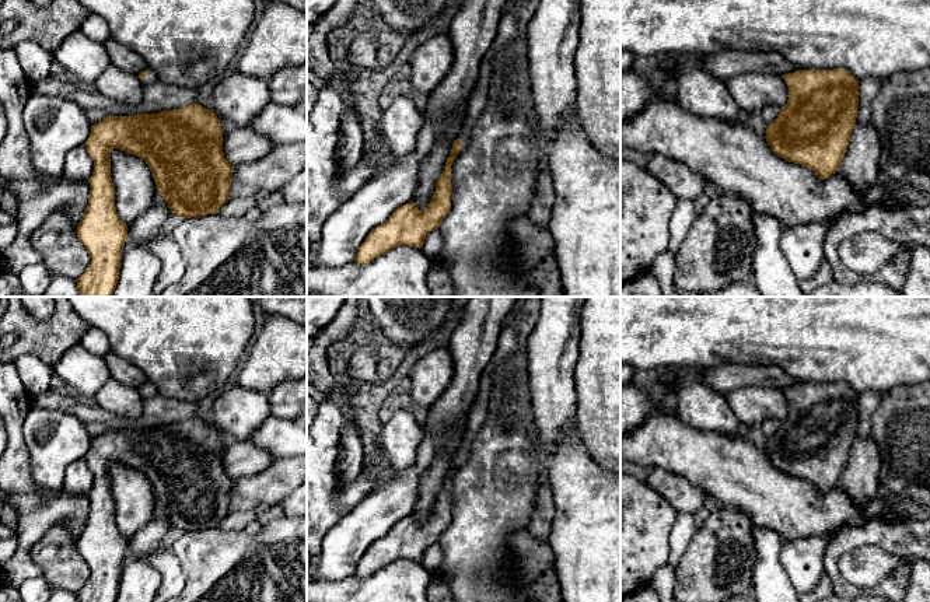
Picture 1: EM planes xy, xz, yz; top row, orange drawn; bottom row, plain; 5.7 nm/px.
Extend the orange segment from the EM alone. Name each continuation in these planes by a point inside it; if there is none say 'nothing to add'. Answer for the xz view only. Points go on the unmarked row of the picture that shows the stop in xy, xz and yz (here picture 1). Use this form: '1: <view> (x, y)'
1: xz (507, 345)

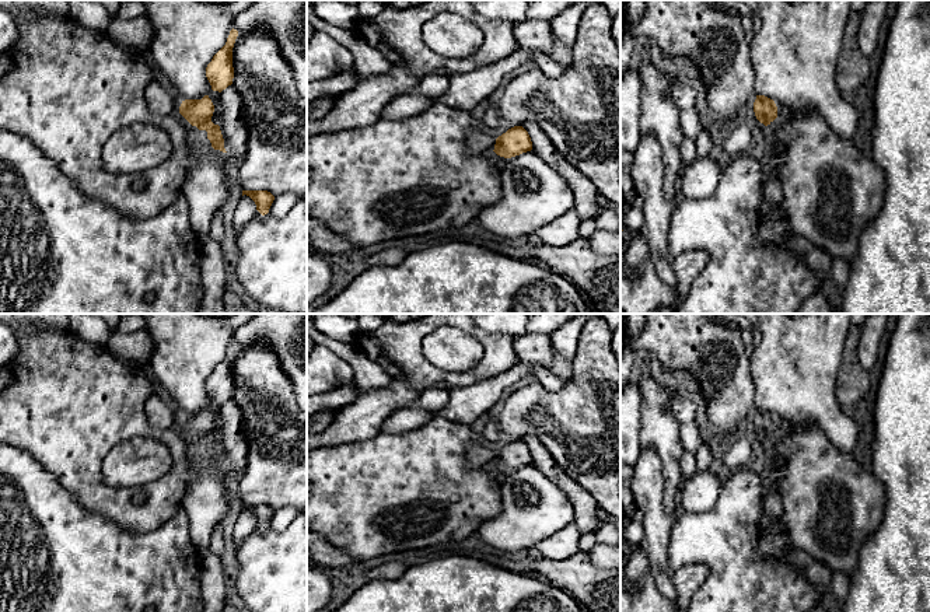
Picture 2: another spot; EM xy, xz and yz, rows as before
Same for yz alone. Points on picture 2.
nothing to add

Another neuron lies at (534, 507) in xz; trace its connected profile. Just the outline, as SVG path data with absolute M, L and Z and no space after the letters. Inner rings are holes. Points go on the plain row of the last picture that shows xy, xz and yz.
M532 464L507 472L501 500L501 513L476 535L508 556L522 556L574 522L574 507L564 493Z

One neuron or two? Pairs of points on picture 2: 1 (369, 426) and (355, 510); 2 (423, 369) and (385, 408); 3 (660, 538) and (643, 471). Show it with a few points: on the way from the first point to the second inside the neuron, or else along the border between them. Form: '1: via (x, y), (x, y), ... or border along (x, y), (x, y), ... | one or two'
1: border along (380, 430), (367, 439), (339, 443), (334, 447) | two
2: border along (392, 378), (412, 384), (420, 392) | two
3: via (656, 521), (647, 488) | one

